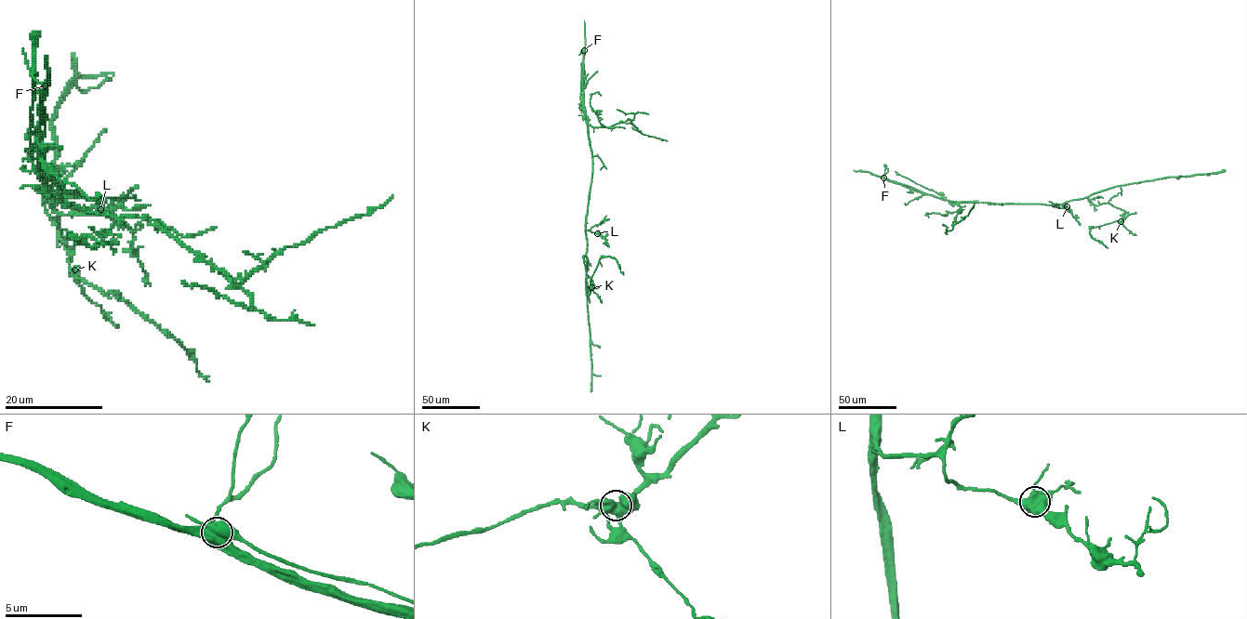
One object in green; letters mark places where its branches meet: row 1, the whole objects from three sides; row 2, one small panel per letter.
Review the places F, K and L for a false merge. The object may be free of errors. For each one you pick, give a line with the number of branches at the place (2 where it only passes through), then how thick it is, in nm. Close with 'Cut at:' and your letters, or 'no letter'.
F: 5 branches meet; 700 nm thick
Cut at: F

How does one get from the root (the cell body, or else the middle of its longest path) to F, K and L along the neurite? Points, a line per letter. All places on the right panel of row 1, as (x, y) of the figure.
F: (1038, 204), (952, 203), (883, 177)
K: (1038, 204), (1060, 204), (1087, 198), (1096, 205), (1109, 203), (1124, 210), (1128, 215), (1120, 221)
L: (1038, 204), (1067, 206)

